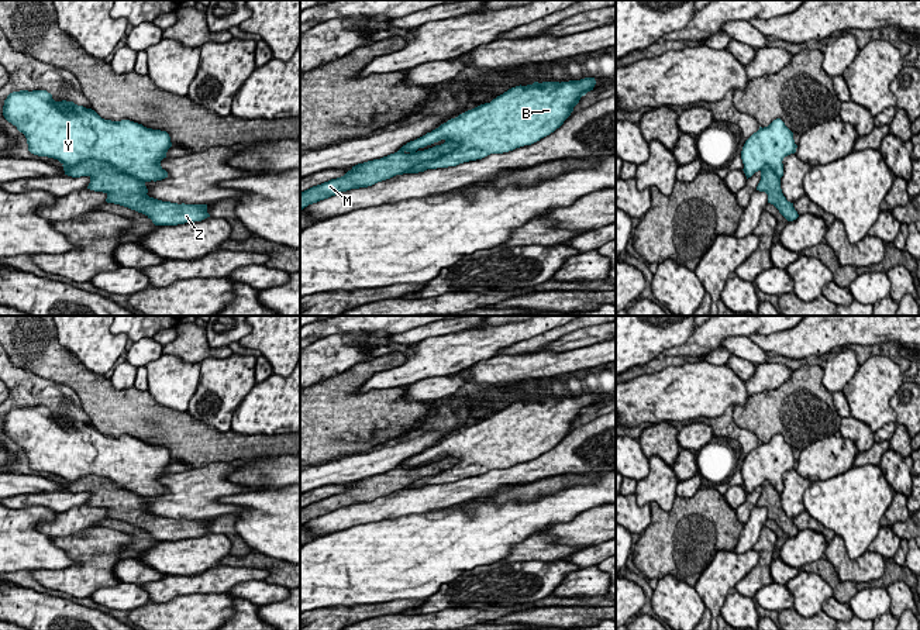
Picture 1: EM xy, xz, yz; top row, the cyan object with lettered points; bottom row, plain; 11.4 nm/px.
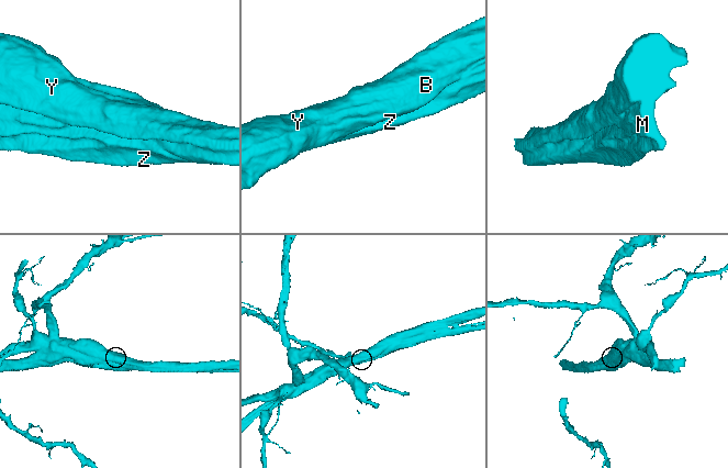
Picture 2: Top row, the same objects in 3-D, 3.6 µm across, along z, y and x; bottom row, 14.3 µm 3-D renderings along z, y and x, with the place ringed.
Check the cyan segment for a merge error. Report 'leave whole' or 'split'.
split

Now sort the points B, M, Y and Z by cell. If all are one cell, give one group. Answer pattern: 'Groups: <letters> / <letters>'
Groups: B Y / M Z

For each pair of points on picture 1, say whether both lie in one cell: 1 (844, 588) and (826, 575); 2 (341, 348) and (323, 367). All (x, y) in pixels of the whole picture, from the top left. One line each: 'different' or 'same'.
1: same
2: same

